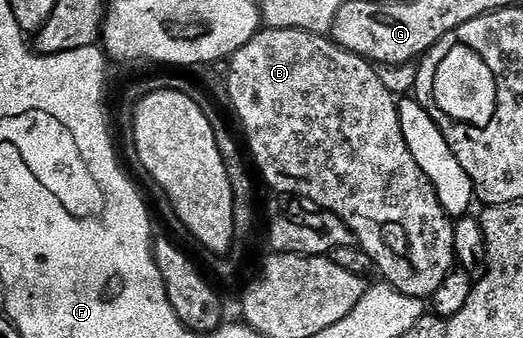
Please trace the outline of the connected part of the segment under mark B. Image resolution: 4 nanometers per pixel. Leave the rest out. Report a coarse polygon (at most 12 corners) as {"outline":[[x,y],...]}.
{"outline":[[268,27],[226,86],[251,162],[395,291],[456,263],[380,71]]}

